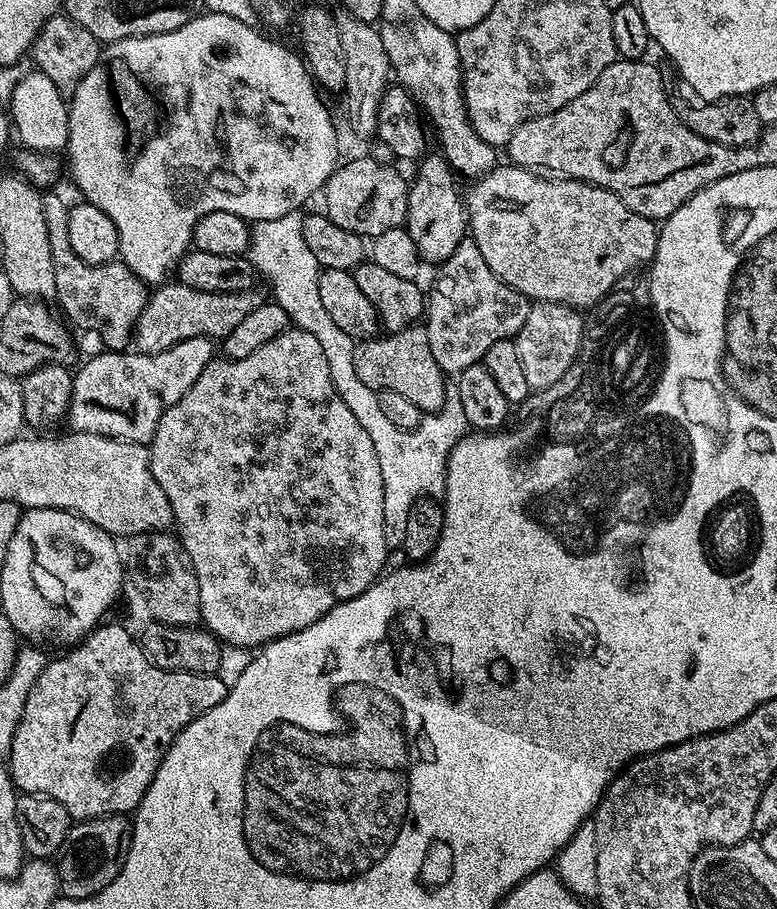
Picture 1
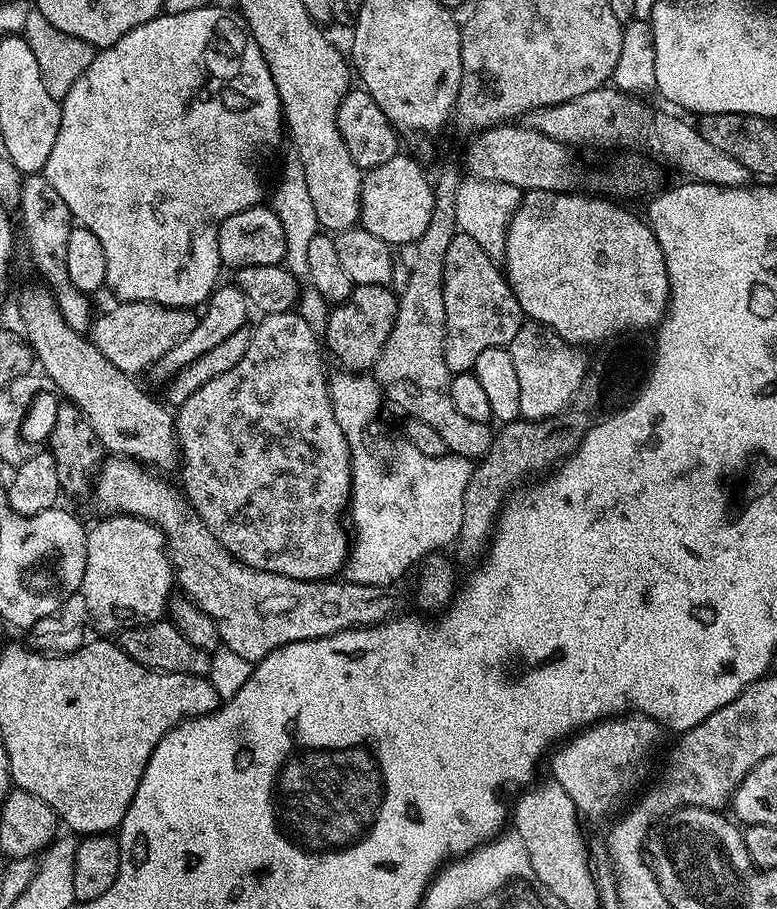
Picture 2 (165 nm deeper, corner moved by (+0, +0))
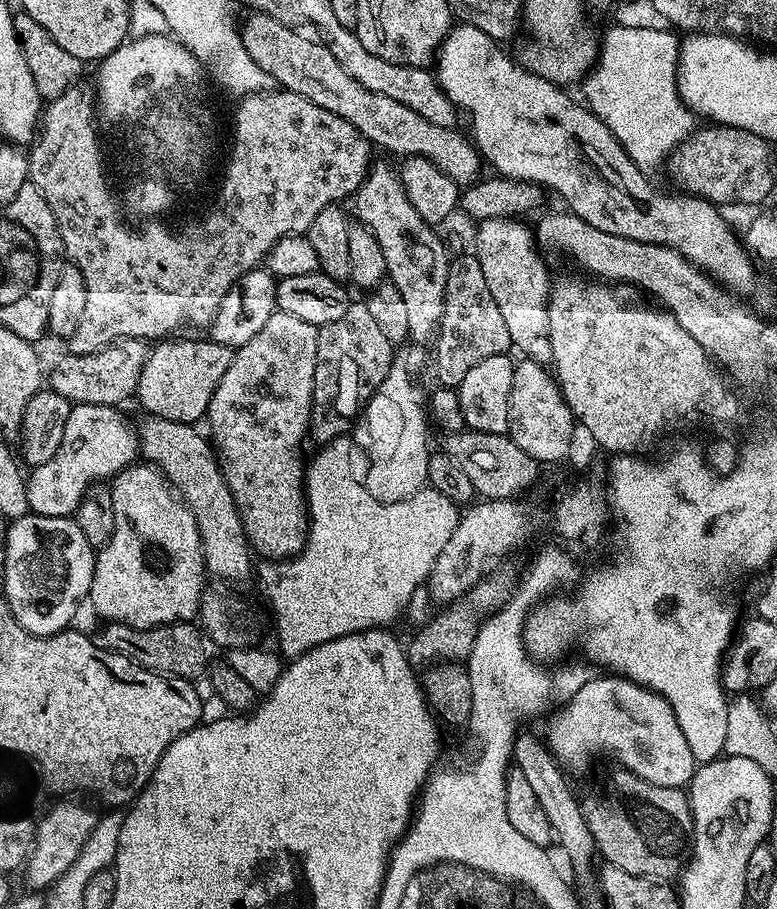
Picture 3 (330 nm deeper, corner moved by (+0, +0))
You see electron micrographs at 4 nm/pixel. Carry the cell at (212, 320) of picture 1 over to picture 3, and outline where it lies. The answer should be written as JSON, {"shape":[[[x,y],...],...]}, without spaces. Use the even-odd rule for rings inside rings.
{"shape":[[[118,340],[94,354],[64,354],[52,368],[51,391],[62,394],[62,398],[71,400],[73,404],[123,405],[123,400],[136,391],[138,374],[142,374],[142,366],[146,366],[149,351],[149,345],[145,341]]]}

